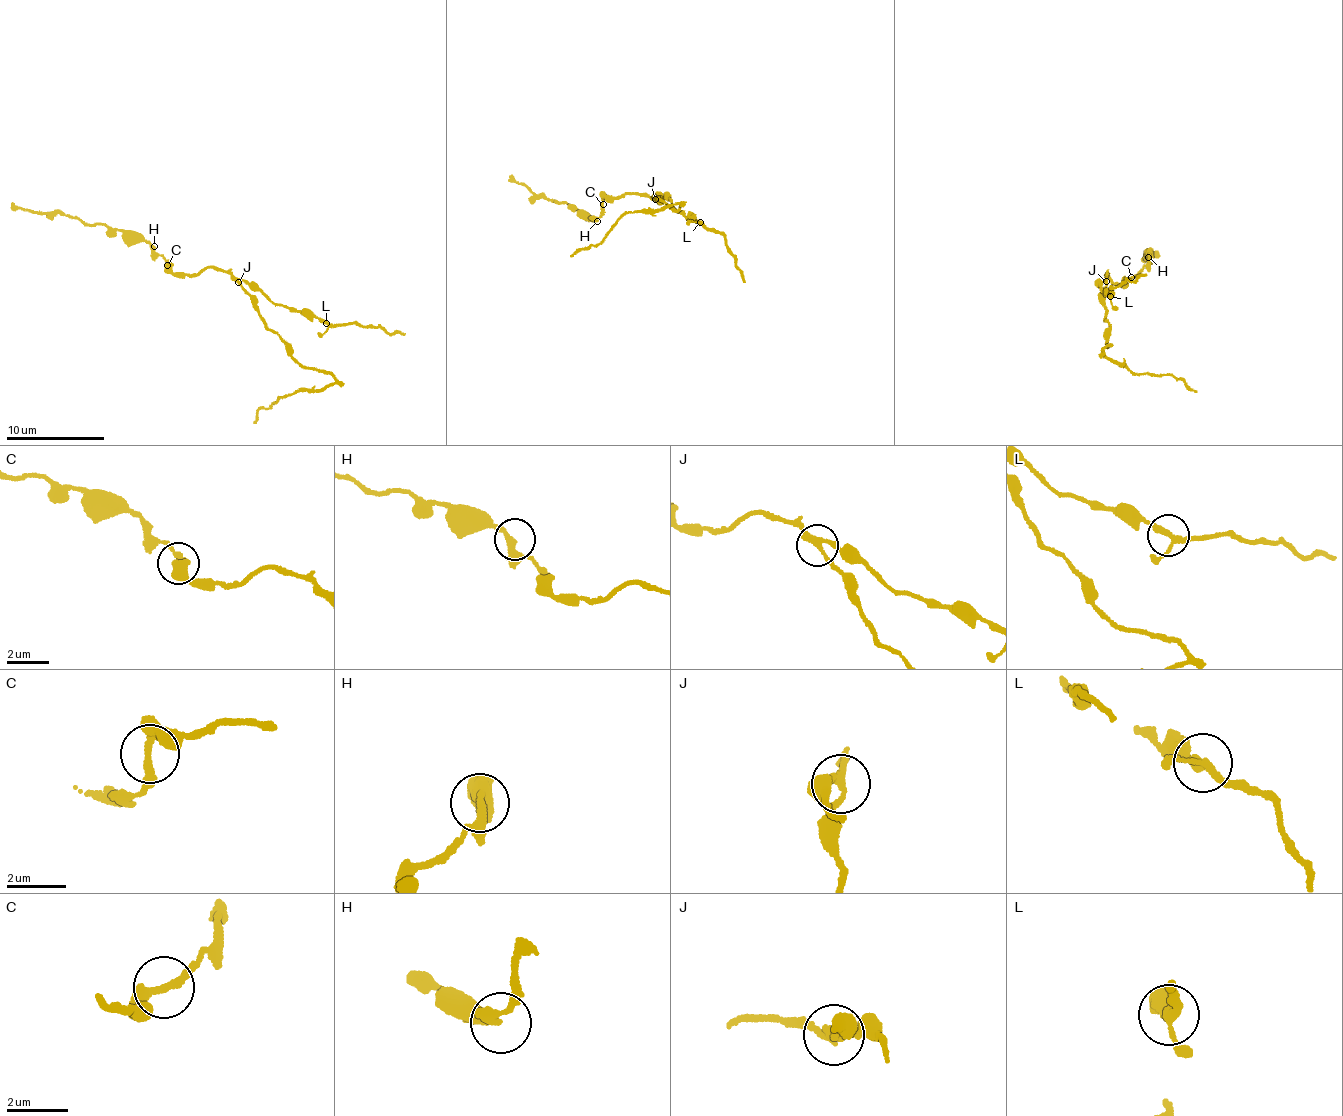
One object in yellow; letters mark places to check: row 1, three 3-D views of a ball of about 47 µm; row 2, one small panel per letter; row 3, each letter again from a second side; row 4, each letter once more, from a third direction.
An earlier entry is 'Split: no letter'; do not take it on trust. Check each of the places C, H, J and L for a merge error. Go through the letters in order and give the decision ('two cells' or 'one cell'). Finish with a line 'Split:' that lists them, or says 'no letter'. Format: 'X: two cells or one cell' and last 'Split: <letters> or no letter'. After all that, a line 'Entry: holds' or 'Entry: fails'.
C: one cell
H: one cell
J: two cells
L: one cell
Split: J
Entry: fails

